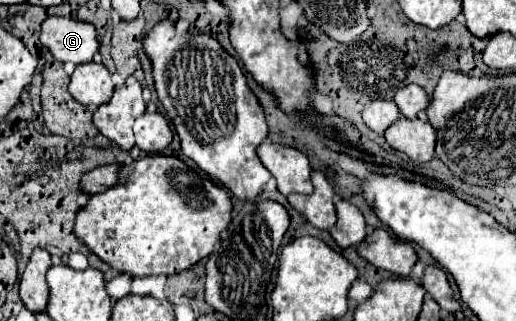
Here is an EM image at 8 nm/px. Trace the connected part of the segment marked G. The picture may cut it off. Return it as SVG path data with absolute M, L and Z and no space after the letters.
M49 17L41 27L41 43L61 63L89 63L99 51L97 31L91 23L67 17Z

